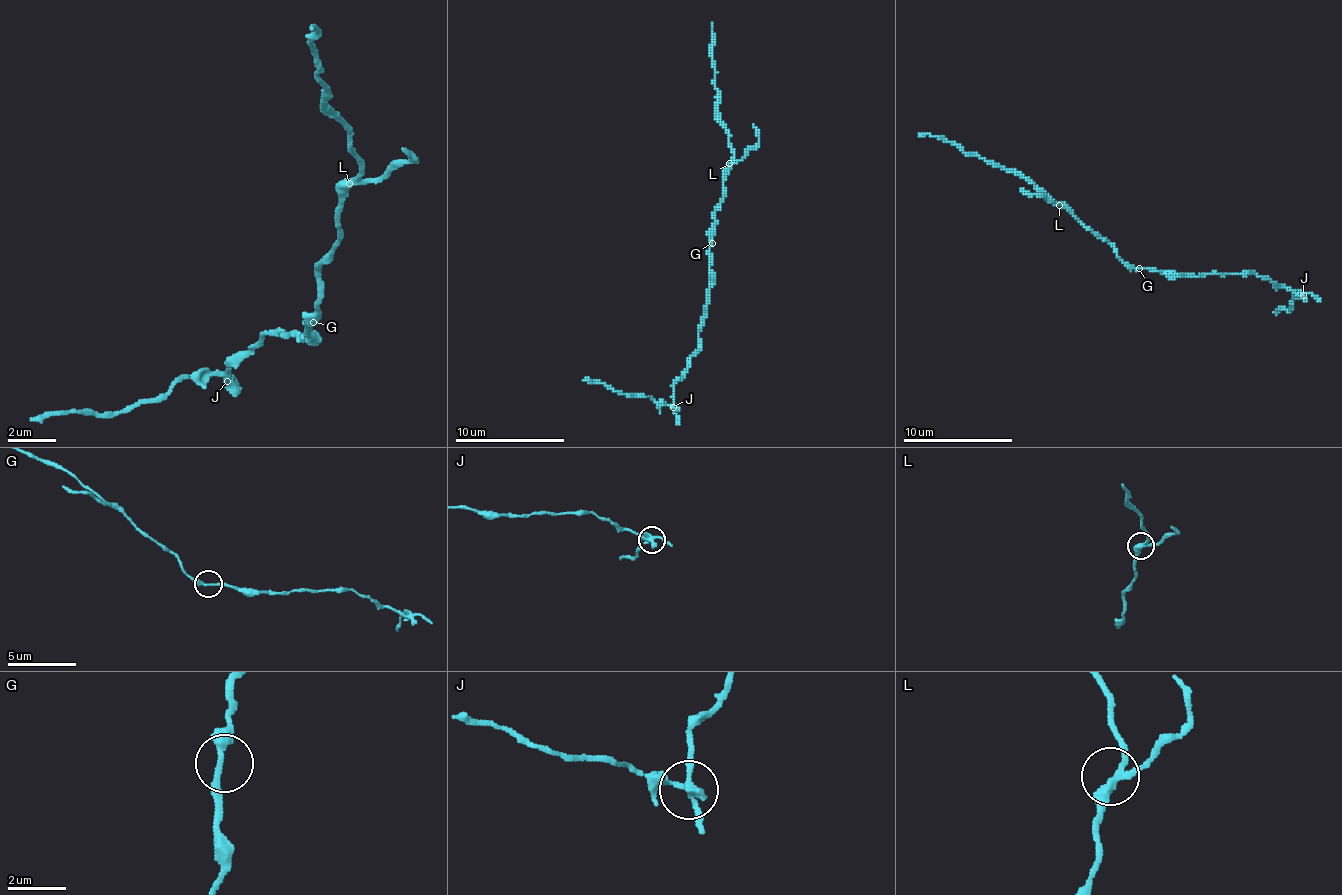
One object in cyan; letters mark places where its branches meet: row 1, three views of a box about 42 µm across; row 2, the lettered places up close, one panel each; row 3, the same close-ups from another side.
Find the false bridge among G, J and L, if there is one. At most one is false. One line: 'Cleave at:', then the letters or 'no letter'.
Cleave at: J

